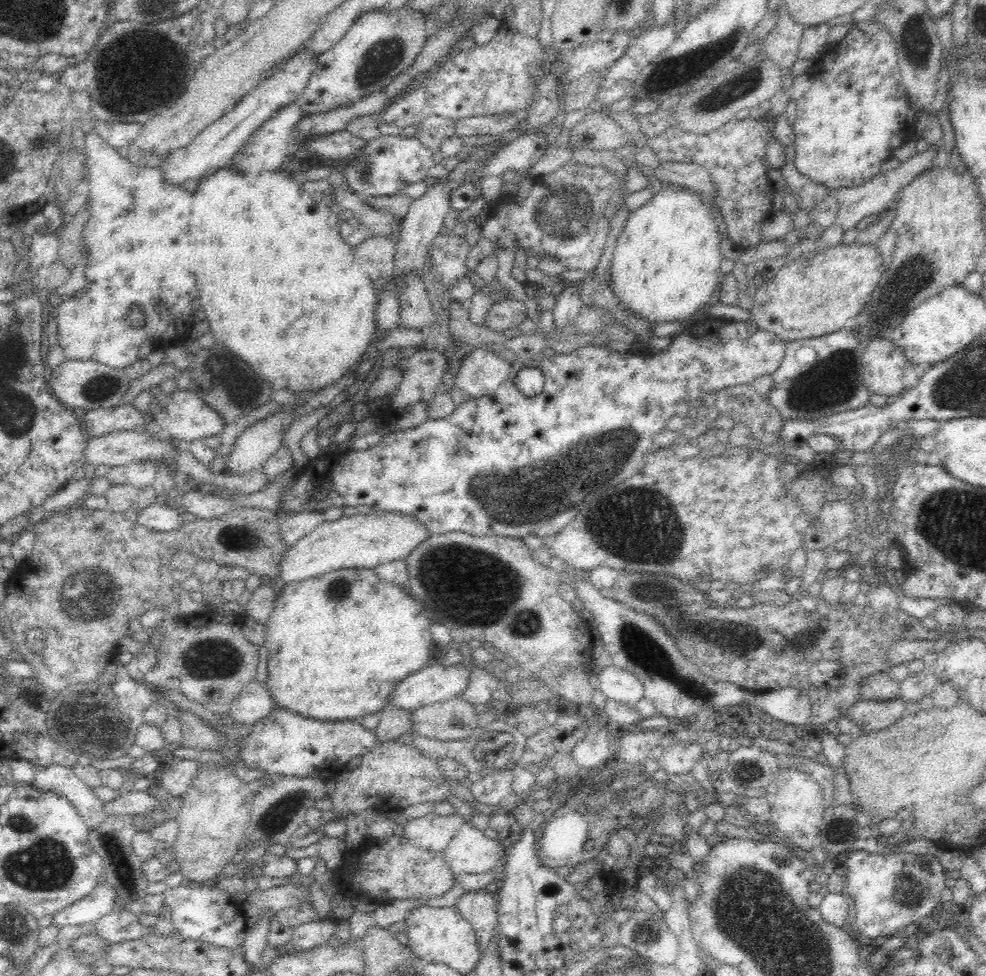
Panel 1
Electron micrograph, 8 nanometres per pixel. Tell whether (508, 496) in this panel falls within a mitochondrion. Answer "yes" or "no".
yes

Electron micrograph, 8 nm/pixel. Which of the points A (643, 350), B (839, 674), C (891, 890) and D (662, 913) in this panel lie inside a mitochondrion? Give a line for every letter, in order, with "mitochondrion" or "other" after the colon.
A: other
B: other
C: mitochondrion
D: other

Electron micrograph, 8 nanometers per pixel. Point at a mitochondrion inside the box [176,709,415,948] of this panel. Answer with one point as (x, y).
(280, 814)

